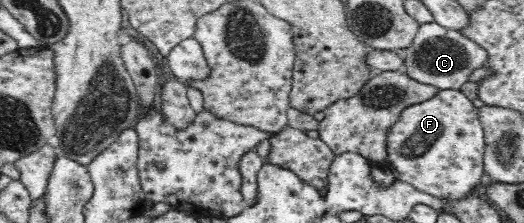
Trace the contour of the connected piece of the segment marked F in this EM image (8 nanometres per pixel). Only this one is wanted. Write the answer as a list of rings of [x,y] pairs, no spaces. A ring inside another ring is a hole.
[[[444,89],[437,90],[434,97],[422,101],[422,103],[414,103],[408,107],[404,107],[400,111],[400,117],[398,121],[394,121],[388,129],[386,129],[386,143],[384,143],[384,150],[386,150],[386,164],[385,167],[390,168],[396,180],[406,182],[416,190],[422,193],[428,193],[428,195],[433,195],[443,200],[449,200],[450,202],[455,202],[466,198],[470,195],[474,189],[480,188],[480,182],[483,174],[485,173],[483,168],[484,154],[485,154],[485,137],[483,134],[483,127],[481,126],[481,121],[479,120],[479,109],[472,104],[472,100],[466,98],[466,95],[458,89]]]

